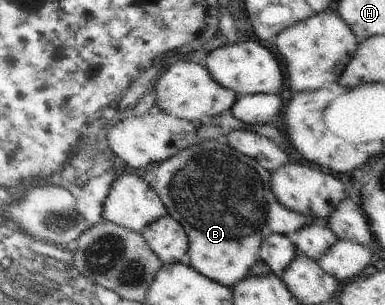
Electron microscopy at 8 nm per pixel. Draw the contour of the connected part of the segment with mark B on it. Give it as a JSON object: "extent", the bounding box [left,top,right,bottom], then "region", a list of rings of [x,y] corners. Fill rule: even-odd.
{"extent":[144,139,321,288],"region":[[[225,139],[200,141],[189,146],[181,150],[177,156],[158,164],[144,179],[163,202],[168,215],[172,216],[187,232],[189,248],[186,263],[199,274],[203,274],[205,278],[214,280],[227,288],[237,286],[249,275],[251,267],[258,259],[261,243],[267,236],[273,233],[292,236],[307,224],[321,223],[281,206],[271,190],[270,172],[267,172],[253,158],[237,152],[227,144]]]}

